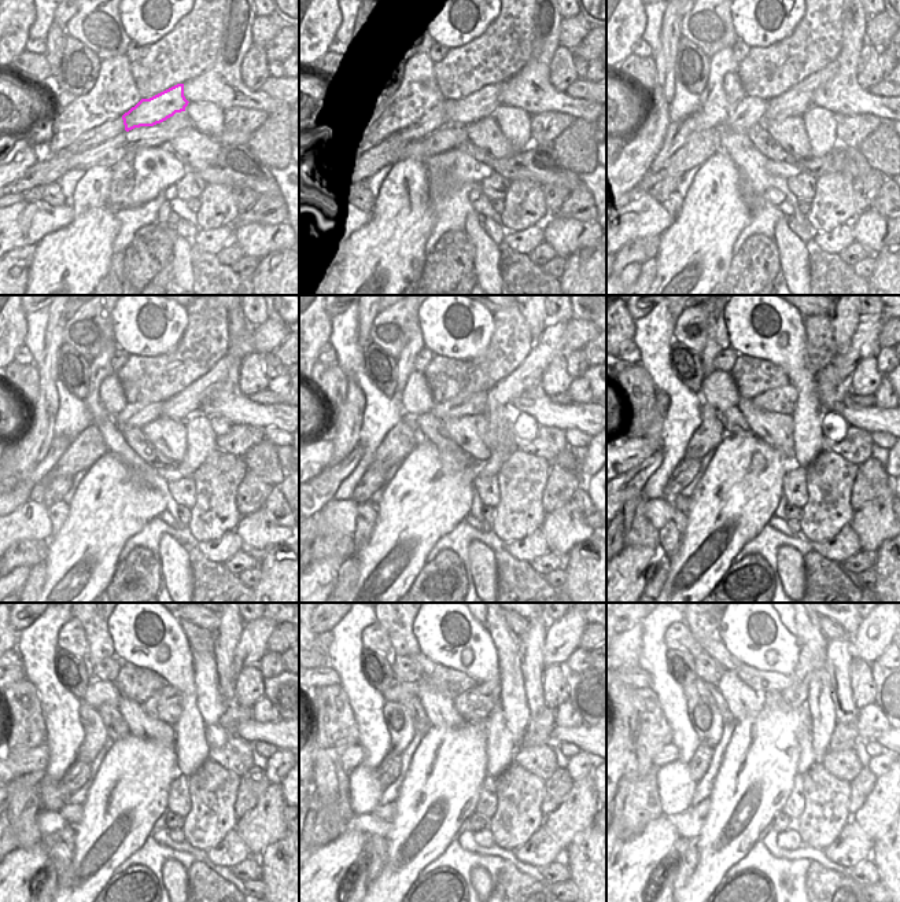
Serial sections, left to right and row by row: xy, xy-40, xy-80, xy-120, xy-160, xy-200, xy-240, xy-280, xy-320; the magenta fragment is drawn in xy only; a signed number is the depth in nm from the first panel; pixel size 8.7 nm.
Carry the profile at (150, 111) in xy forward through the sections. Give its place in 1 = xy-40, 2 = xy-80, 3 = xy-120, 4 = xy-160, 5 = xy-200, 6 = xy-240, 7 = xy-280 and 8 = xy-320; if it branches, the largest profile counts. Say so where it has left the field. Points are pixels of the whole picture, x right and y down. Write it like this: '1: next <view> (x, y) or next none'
1: next xy-40 (482, 103)
2: next xy-80 (793, 102)
3: next xy-120 (185, 404)
4: next xy-160 (550, 343)
5: next xy-200 (833, 379)
6: next xy-240 (253, 644)
7: next xy-280 (563, 636)
8: next xy-320 (875, 632)

